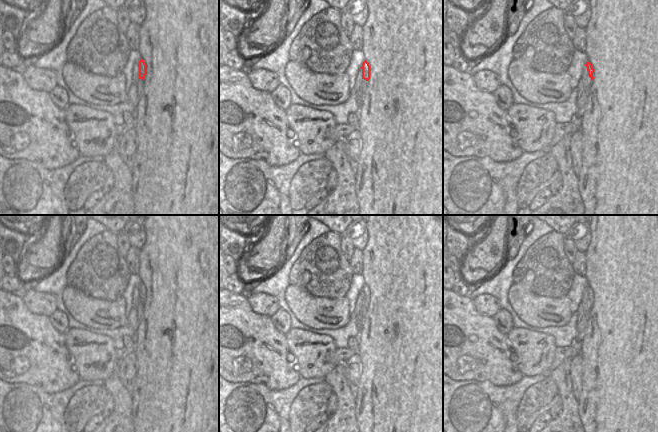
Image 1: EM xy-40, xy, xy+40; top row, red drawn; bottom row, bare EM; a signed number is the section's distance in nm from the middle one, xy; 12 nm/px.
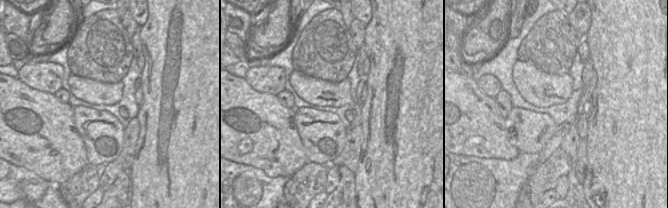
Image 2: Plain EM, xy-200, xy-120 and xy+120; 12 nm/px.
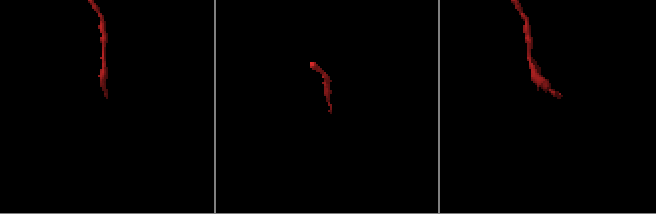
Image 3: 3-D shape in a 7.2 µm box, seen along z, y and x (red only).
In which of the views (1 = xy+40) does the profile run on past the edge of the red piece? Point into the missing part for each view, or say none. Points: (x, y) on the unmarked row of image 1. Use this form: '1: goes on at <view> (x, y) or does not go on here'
1: does not go on here

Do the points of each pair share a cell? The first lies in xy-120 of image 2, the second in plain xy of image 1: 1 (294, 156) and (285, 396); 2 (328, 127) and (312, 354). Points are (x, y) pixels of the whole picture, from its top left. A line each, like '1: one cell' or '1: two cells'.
1: two cells
2: one cell

